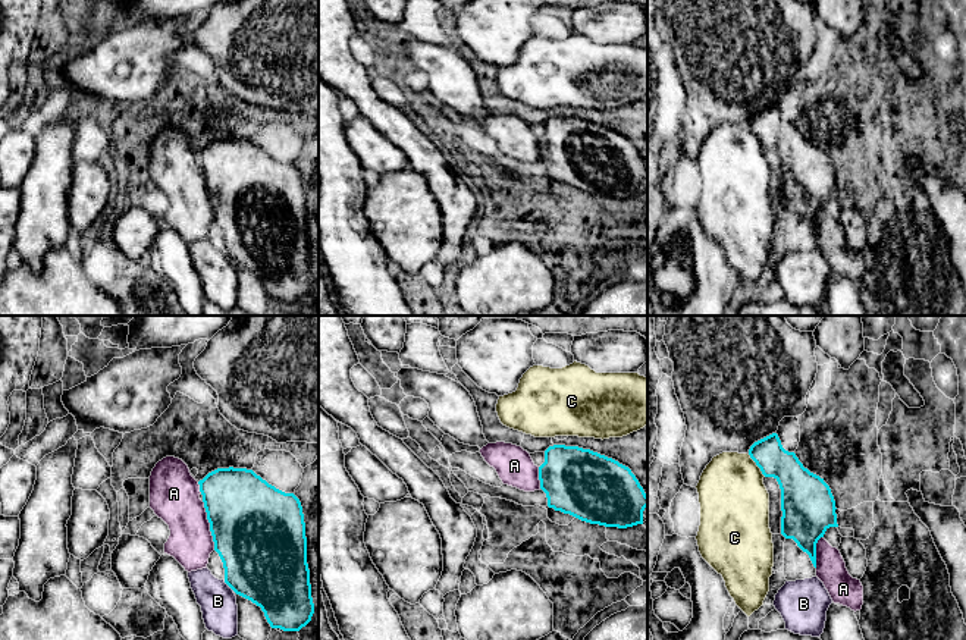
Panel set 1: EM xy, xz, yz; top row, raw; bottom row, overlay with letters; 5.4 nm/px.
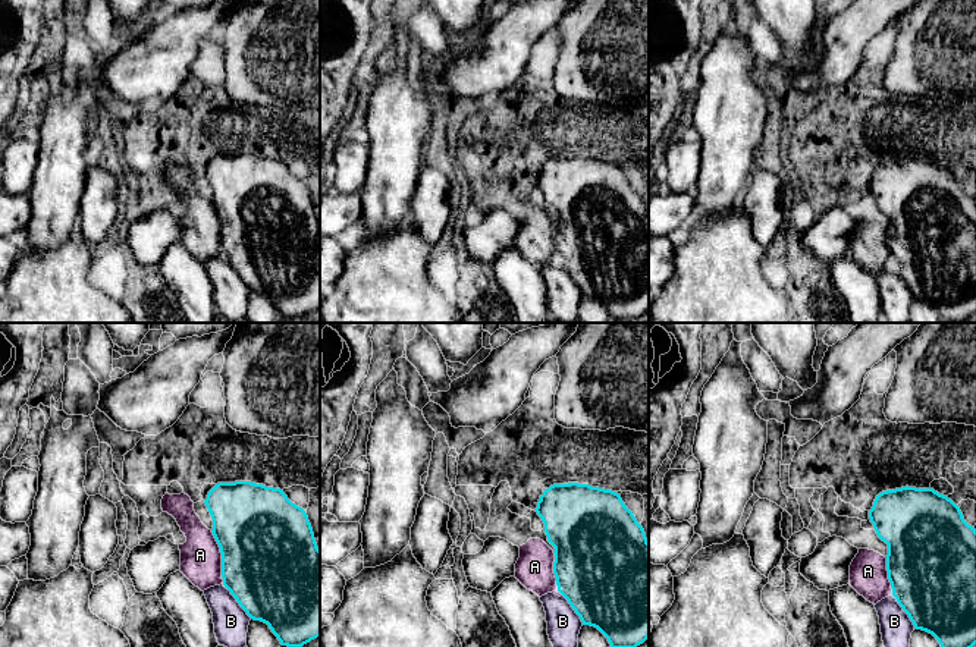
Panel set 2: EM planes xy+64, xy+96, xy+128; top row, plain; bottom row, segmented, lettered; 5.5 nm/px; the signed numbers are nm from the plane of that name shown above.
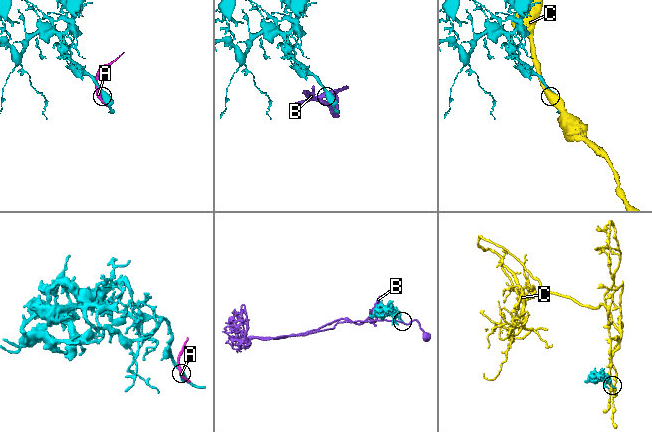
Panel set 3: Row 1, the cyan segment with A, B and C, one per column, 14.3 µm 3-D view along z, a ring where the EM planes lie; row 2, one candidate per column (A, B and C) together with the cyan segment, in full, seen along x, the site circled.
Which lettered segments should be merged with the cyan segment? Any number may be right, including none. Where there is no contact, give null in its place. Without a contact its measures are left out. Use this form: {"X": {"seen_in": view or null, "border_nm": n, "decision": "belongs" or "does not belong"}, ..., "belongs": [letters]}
{"A": {"seen_in": "xy", "border_nm": 280, "decision": "belongs"}, "B": {"seen_in": "xy", "border_nm": 90, "decision": "does not belong"}, "C": {"seen_in": "yz", "border_nm": 160, "decision": "does not belong"}, "belongs": ["A"]}

